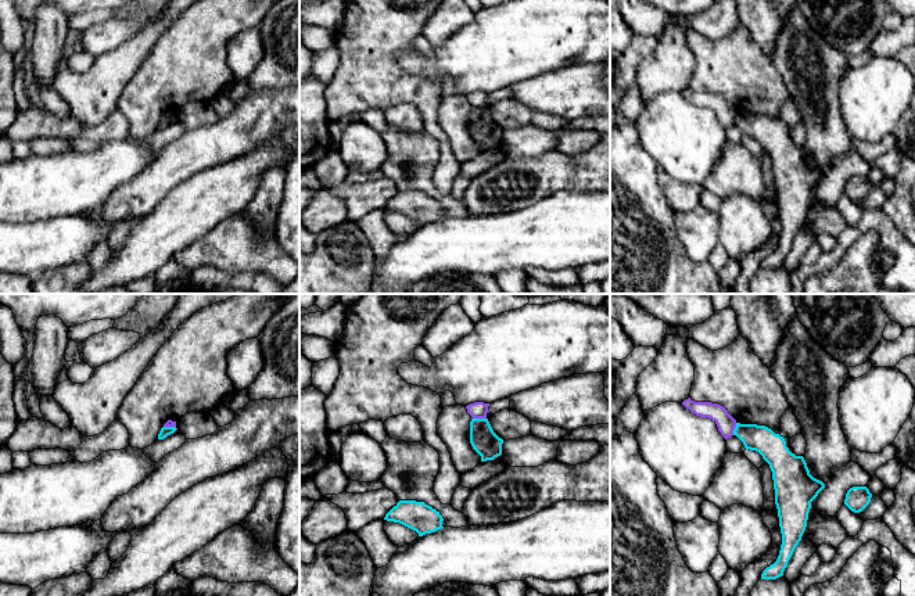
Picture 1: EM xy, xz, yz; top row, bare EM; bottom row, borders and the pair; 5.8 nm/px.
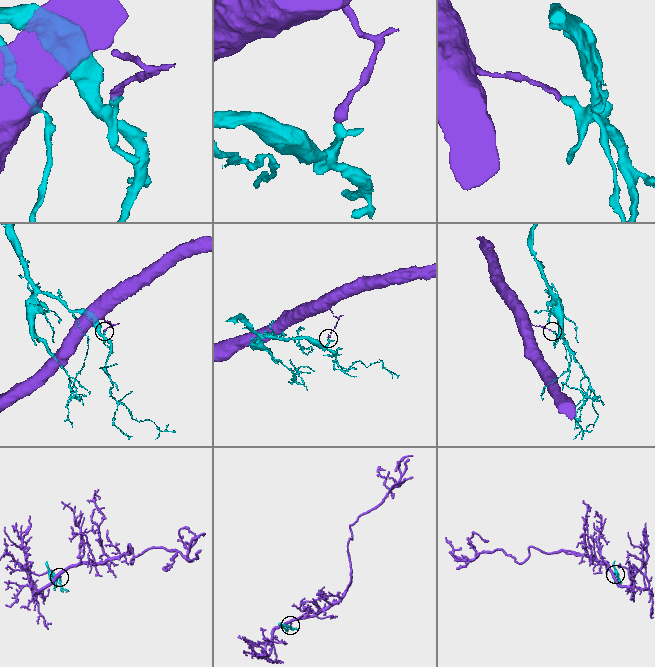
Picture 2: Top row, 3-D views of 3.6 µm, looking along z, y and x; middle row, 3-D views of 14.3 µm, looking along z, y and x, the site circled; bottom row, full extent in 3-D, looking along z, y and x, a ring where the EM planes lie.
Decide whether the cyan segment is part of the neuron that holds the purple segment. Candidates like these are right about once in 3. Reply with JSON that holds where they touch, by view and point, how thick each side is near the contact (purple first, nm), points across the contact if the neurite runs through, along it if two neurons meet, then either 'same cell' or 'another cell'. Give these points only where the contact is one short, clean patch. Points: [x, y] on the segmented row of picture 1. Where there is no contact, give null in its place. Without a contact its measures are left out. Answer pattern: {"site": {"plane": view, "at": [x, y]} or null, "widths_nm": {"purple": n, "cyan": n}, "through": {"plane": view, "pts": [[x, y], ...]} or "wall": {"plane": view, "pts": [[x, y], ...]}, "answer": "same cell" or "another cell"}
{"site": {"plane": "xz", "at": [480, 417]}, "widths_nm": {"purple": 100, "cyan": 160}, "wall": {"plane": "xz", "pts": [[473, 417], [485, 419]]}, "answer": "another cell"}

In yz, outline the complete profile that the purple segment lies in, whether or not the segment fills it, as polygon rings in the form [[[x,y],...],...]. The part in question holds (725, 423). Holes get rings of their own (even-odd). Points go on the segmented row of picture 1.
[[[690,398],[685,399],[682,405],[696,416],[711,419],[725,439],[733,435],[736,420],[724,406],[711,402],[695,402]]]

